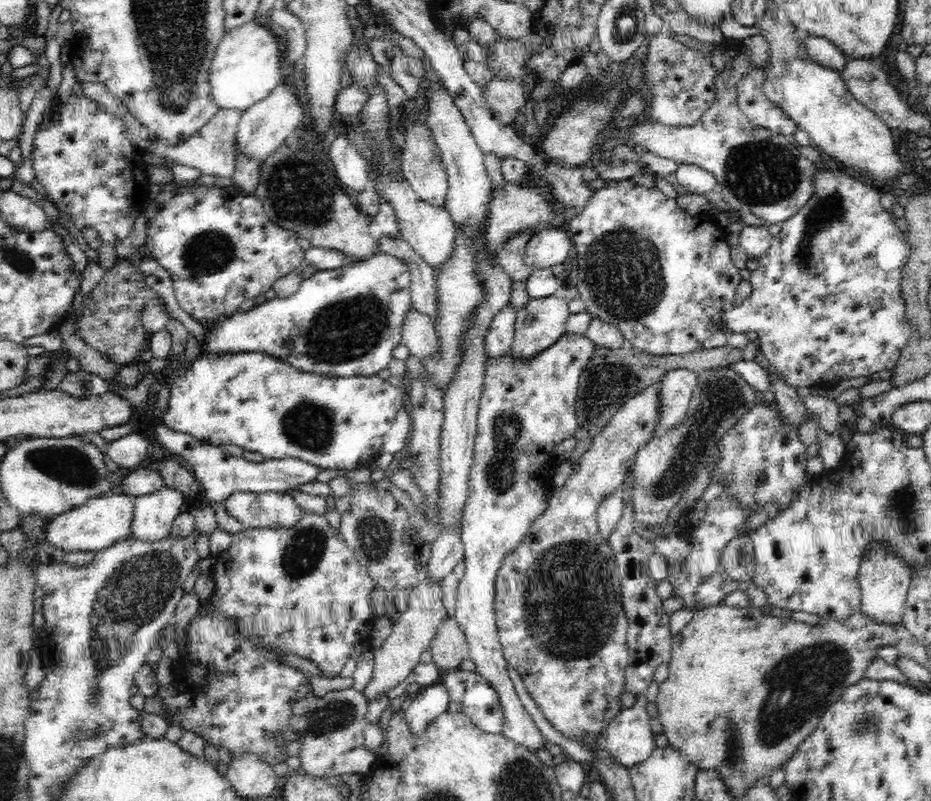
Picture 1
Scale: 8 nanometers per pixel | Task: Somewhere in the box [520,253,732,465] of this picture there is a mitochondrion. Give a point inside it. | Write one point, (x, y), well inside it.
(606, 383)

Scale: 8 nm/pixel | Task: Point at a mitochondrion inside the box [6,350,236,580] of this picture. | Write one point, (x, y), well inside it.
(70, 465)

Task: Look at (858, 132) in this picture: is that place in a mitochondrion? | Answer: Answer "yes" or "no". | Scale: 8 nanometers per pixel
no

